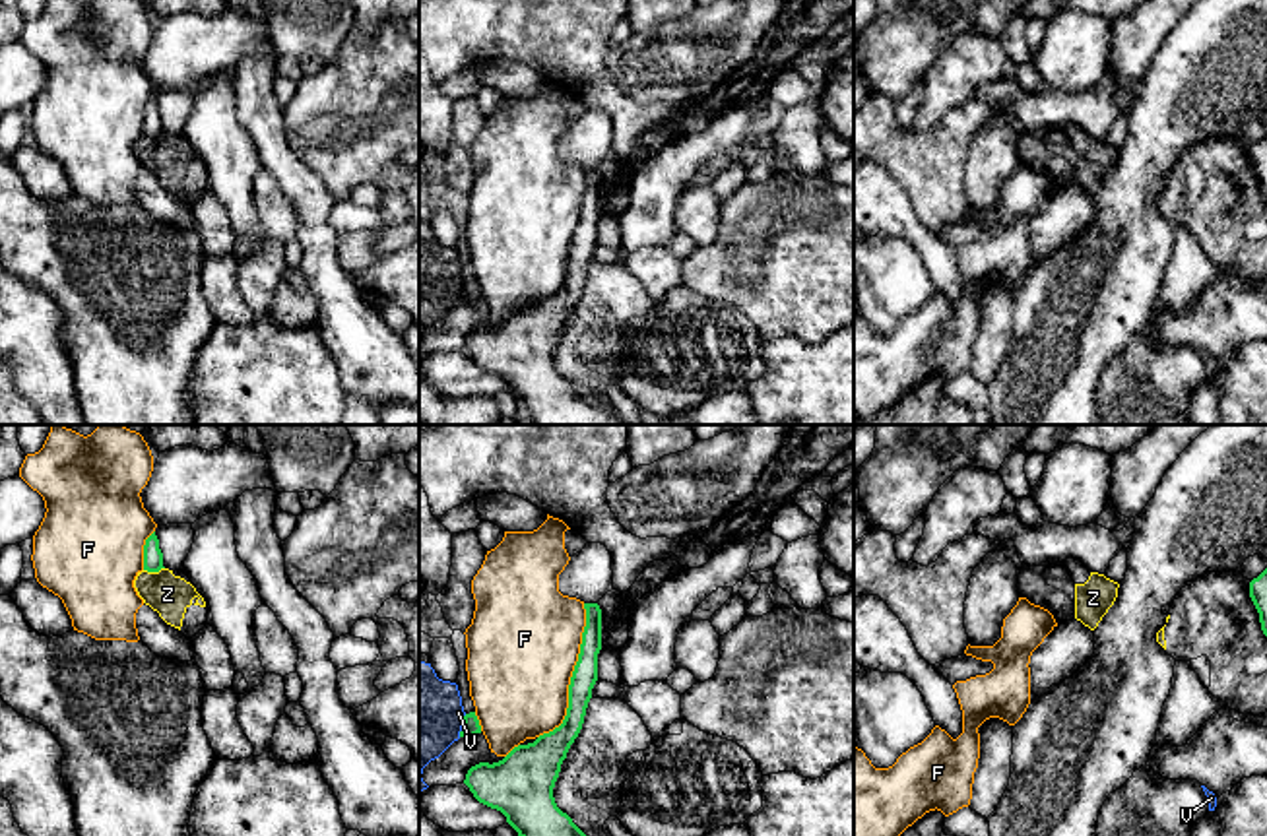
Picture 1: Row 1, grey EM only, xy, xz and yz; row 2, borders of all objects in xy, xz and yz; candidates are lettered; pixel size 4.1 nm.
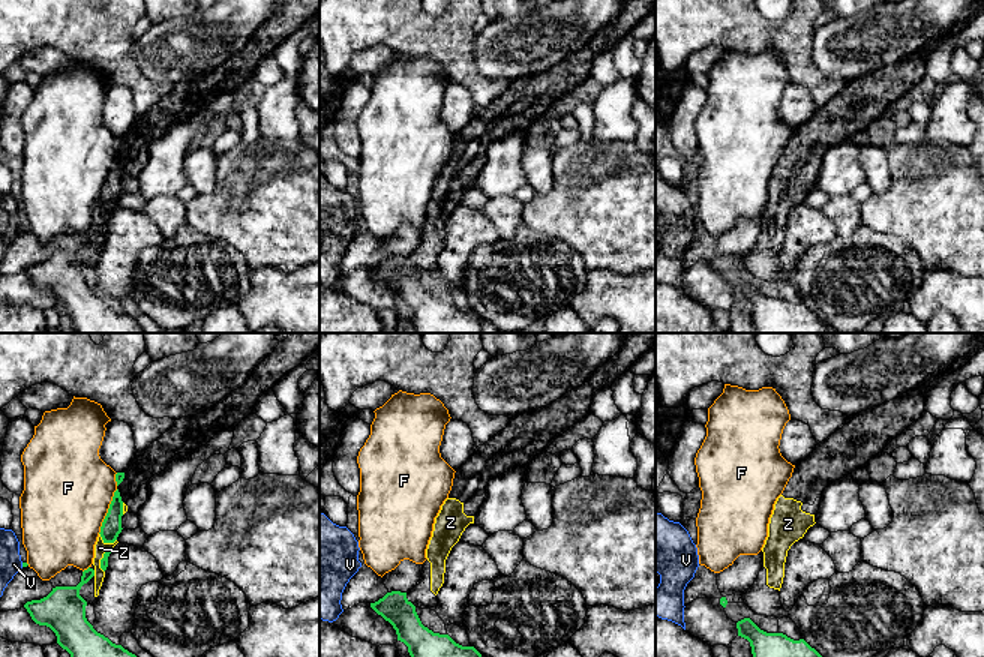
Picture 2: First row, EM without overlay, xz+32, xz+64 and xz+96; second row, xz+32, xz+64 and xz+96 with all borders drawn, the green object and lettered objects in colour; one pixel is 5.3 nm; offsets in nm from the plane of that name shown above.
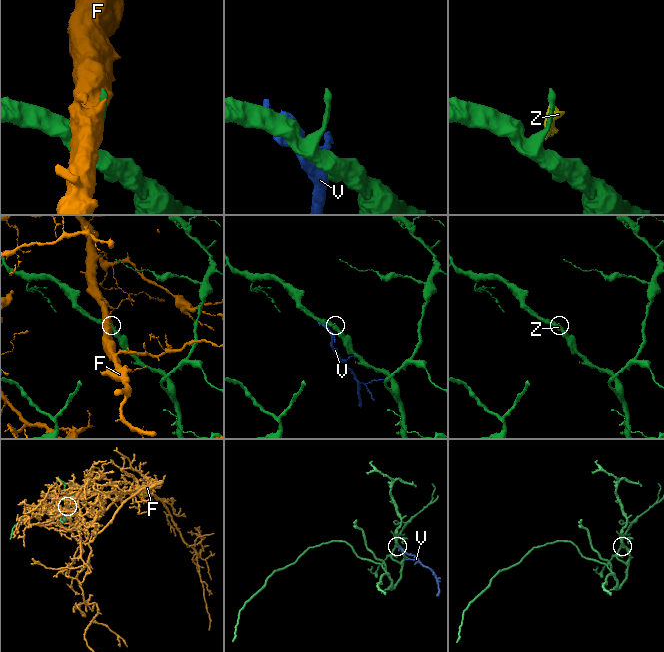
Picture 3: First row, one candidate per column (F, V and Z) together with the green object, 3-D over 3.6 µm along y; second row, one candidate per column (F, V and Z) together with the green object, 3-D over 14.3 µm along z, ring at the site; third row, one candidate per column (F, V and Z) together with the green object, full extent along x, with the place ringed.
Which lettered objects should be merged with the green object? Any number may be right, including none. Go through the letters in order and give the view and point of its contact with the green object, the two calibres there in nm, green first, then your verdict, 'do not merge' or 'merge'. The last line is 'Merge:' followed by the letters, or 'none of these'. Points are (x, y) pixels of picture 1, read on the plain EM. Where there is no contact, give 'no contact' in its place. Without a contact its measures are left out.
F: meets green in xz at (573, 241); 110 nm thick on the green side, 460 nm on the other; do not merge
V: meets green in xz at (462, 291); 80 nm thick on the green side, 360 nm on the other; do not merge
Z: meets green in xy at (154, 136); 80 nm thick on the green side, 170 nm on the other; do not merge
Merge: none of these

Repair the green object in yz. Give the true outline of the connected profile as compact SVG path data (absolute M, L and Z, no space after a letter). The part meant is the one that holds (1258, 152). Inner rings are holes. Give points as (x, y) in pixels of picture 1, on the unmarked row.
M1267 134L1250 147L1250 163L1259 178L1261 196L1267 202Z

